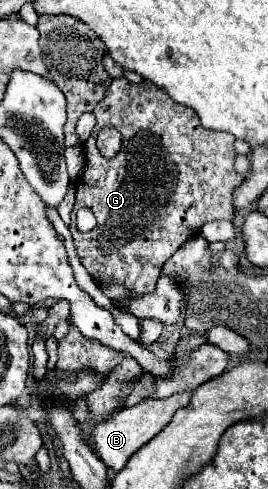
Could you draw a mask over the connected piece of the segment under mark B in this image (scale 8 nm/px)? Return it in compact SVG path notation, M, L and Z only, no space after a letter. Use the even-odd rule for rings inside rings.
M187 388L183 392L177 392L169 398L159 398L159 400L143 400L131 408L121 408L113 418L105 420L105 422L99 422L95 428L93 428L93 448L97 452L97 456L109 466L113 468L115 472L119 472L127 460L139 450L143 448L153 436L157 436L173 418L173 414L179 410L179 408L185 408L189 402L191 402L191 396L193 396L193 390Z

